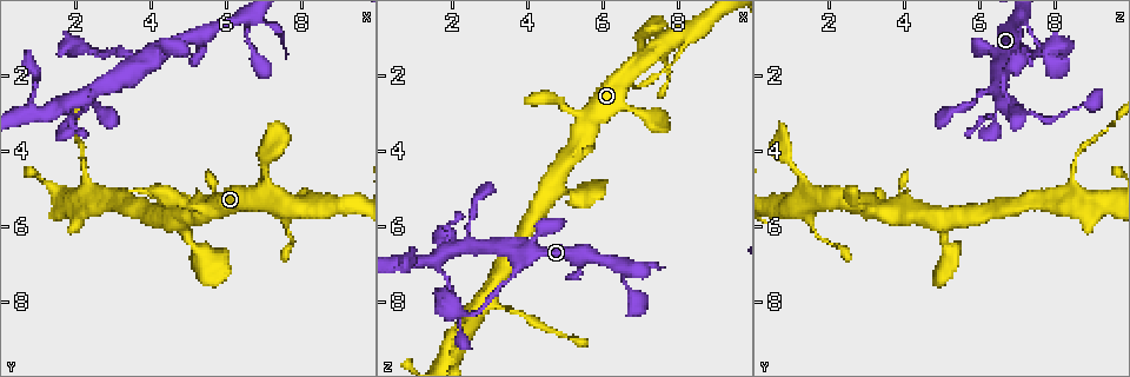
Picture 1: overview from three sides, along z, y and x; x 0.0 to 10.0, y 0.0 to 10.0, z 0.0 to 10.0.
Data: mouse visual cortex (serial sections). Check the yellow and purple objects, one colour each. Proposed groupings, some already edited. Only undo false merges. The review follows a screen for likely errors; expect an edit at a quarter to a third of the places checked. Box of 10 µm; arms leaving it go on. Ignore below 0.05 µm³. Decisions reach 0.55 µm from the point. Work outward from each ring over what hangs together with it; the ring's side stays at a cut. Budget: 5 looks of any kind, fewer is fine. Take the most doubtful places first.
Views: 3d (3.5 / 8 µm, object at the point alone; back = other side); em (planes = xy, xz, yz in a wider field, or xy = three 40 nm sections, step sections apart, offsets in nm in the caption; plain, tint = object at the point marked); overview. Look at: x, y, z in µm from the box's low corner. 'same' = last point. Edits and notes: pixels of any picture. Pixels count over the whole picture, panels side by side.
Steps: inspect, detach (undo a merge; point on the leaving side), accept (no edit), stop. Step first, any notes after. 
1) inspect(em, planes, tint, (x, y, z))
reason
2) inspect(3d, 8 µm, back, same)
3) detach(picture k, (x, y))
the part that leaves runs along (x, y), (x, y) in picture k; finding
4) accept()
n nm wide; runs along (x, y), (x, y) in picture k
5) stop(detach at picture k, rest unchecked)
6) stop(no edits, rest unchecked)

inspect(3d, 8 µm, (1.95, 2.75, 6.70))
abrupt turn

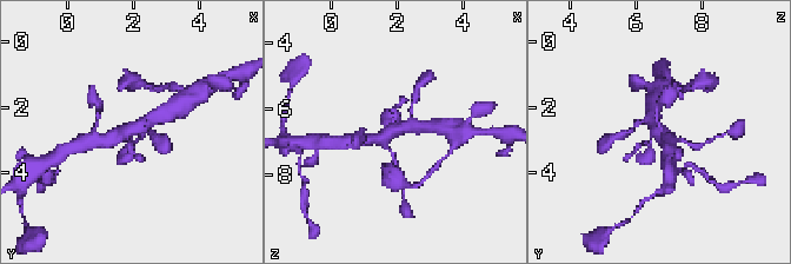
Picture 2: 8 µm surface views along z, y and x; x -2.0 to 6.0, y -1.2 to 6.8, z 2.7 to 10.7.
inspect(em, xy, step 5, tint, same)

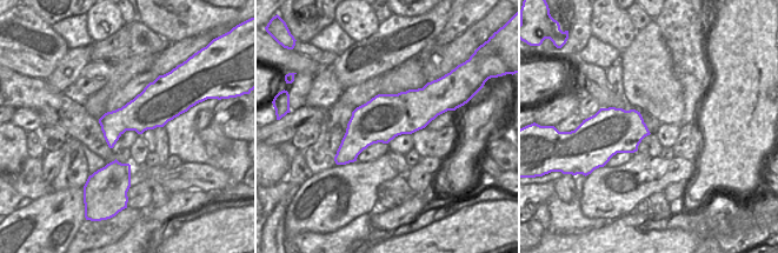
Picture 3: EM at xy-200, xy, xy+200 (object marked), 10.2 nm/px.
accept()
runs along (160, 113), (99, 139) in picture 2; one cell here

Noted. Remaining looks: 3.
inspect(3d, 8 µm, (2.35, 4.60, 8.45))
thick turns thin

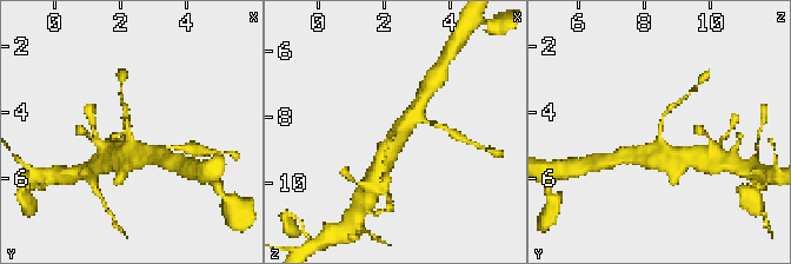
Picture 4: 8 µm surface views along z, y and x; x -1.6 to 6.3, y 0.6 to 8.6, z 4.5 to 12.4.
inspect(em, xy, step 2, tint, same)
arms of 150, 450 nm; shape alone is not enough

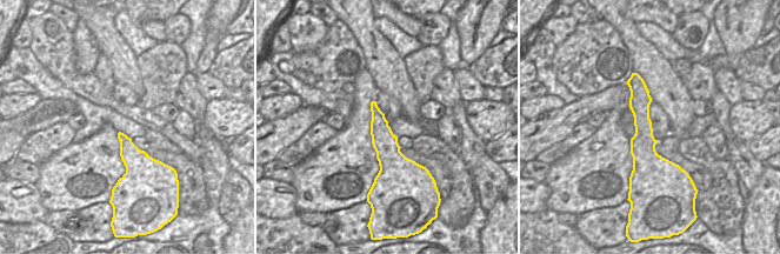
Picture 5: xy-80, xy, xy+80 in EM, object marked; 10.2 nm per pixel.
accept()
runs along (644, 153), (657, 144), (662, 118), (675, 104) in picture 4; all the same cell

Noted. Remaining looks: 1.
stop(no edits, rest unchecked)

